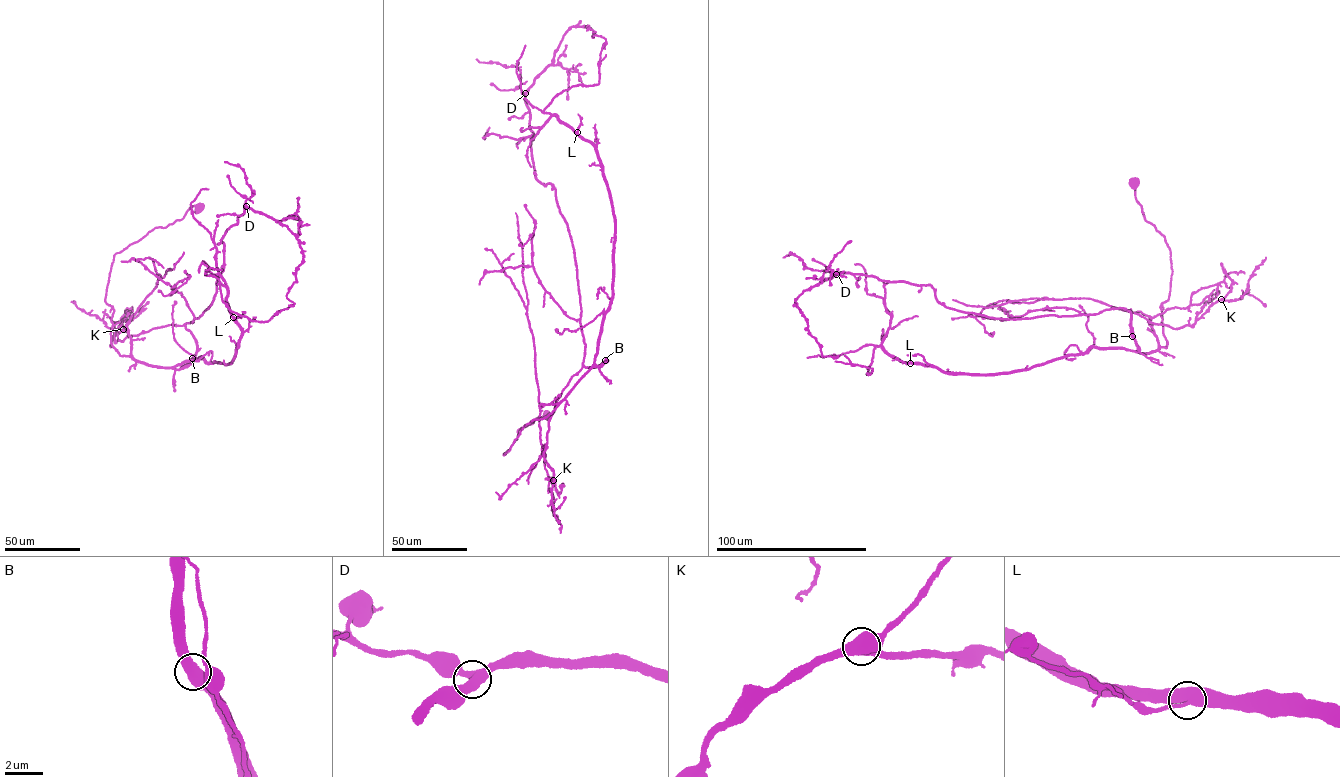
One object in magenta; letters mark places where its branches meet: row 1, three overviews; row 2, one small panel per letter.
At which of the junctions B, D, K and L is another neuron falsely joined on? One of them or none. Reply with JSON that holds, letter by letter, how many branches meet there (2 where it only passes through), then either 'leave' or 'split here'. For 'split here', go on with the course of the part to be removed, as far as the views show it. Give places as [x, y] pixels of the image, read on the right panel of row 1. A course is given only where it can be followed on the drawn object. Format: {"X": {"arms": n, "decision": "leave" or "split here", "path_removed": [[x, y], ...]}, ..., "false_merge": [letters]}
{"B": {"arms": 3, "decision": "leave"}, "D": {"arms": 3, "decision": "leave"}, "K": {"arms": 3, "decision": "leave"}, "L": {"arms": 3, "decision": "leave"}, "false_merge": []}

